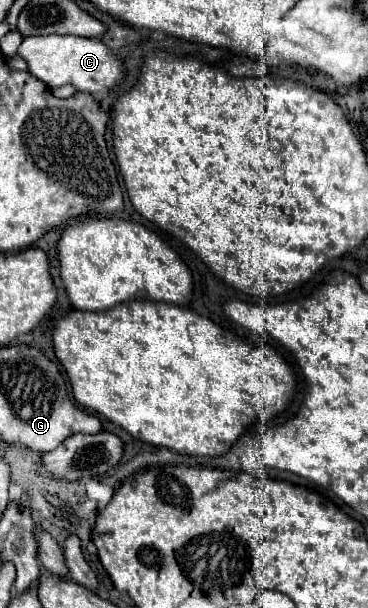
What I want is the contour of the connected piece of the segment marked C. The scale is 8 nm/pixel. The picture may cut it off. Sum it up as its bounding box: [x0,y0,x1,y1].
[18,35,124,93]

